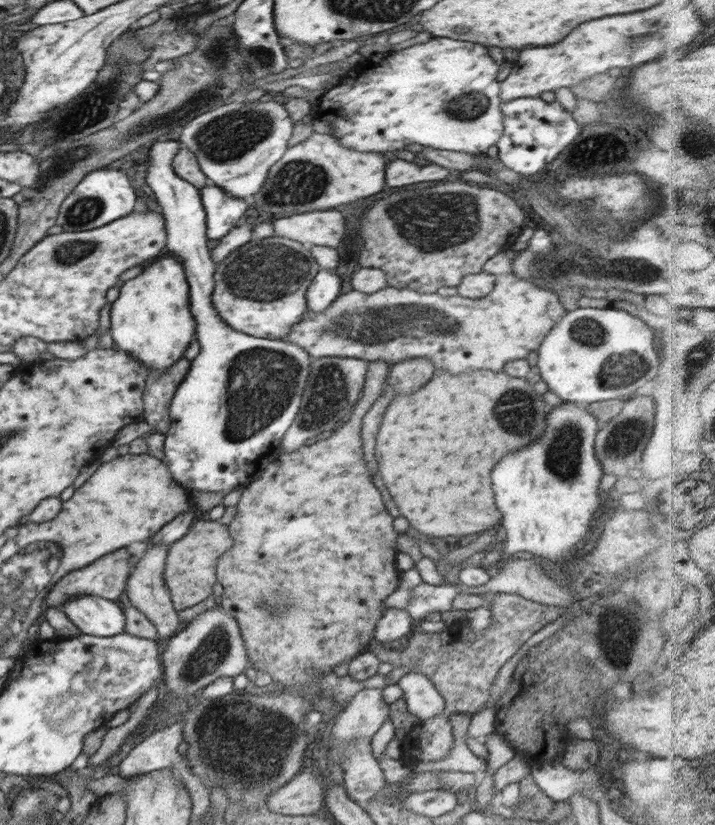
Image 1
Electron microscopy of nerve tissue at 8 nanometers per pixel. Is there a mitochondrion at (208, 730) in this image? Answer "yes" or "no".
yes

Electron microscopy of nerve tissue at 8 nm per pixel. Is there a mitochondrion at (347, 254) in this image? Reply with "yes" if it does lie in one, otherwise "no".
no

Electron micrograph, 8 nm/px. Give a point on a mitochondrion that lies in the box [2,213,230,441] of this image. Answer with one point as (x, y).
(68, 253)

